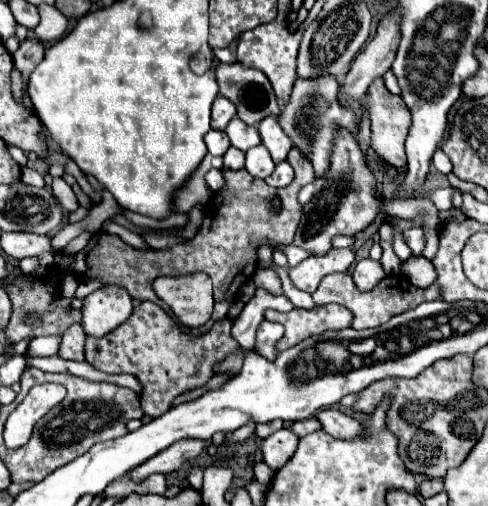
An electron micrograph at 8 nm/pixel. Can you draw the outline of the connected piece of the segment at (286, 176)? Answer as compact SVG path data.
M284 160L284 162L278 164L276 170L266 178L266 182L268 182L270 186L274 186L274 188L284 188L284 186L288 186L288 184L292 182L292 178L294 178L294 170L292 170L292 166Z

